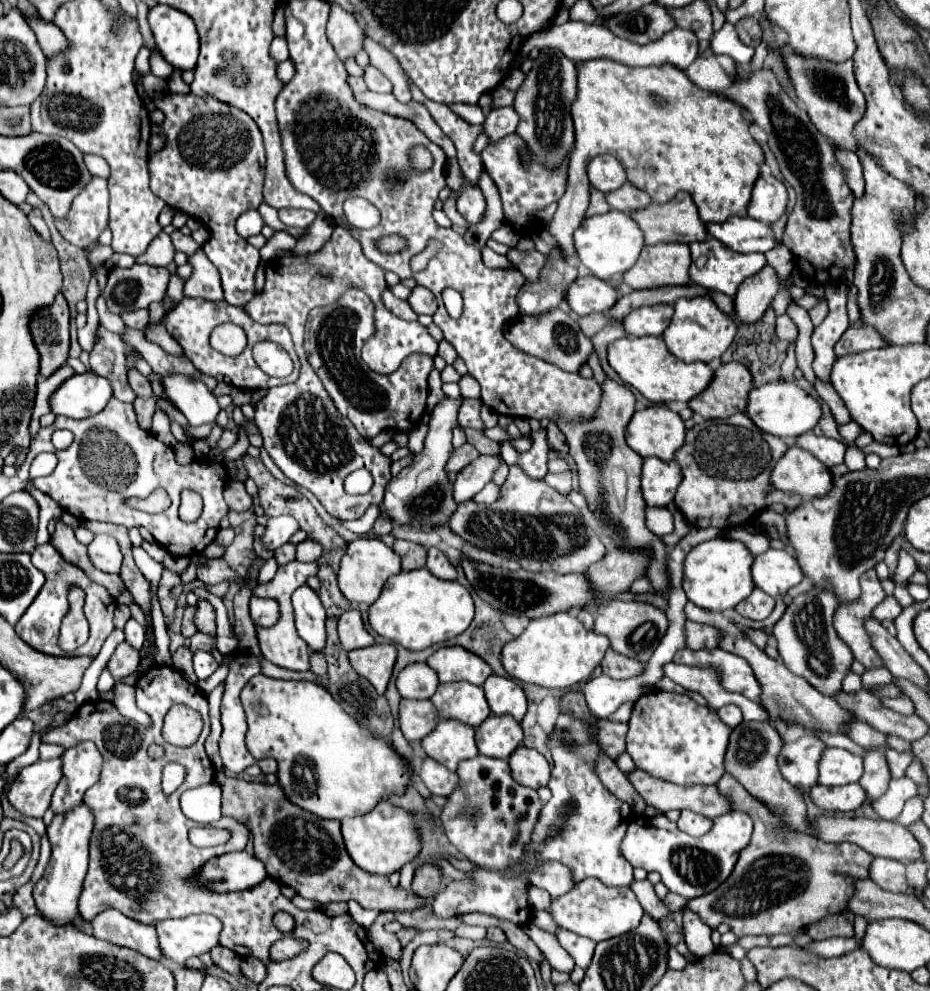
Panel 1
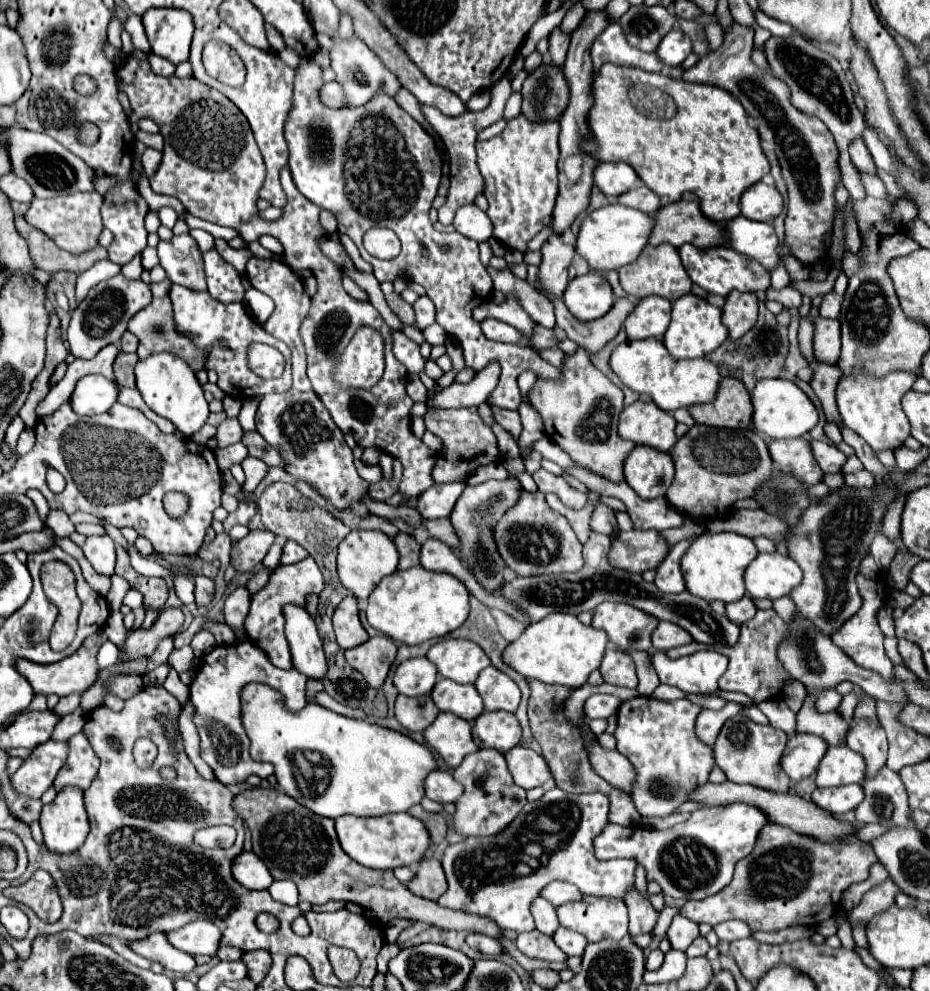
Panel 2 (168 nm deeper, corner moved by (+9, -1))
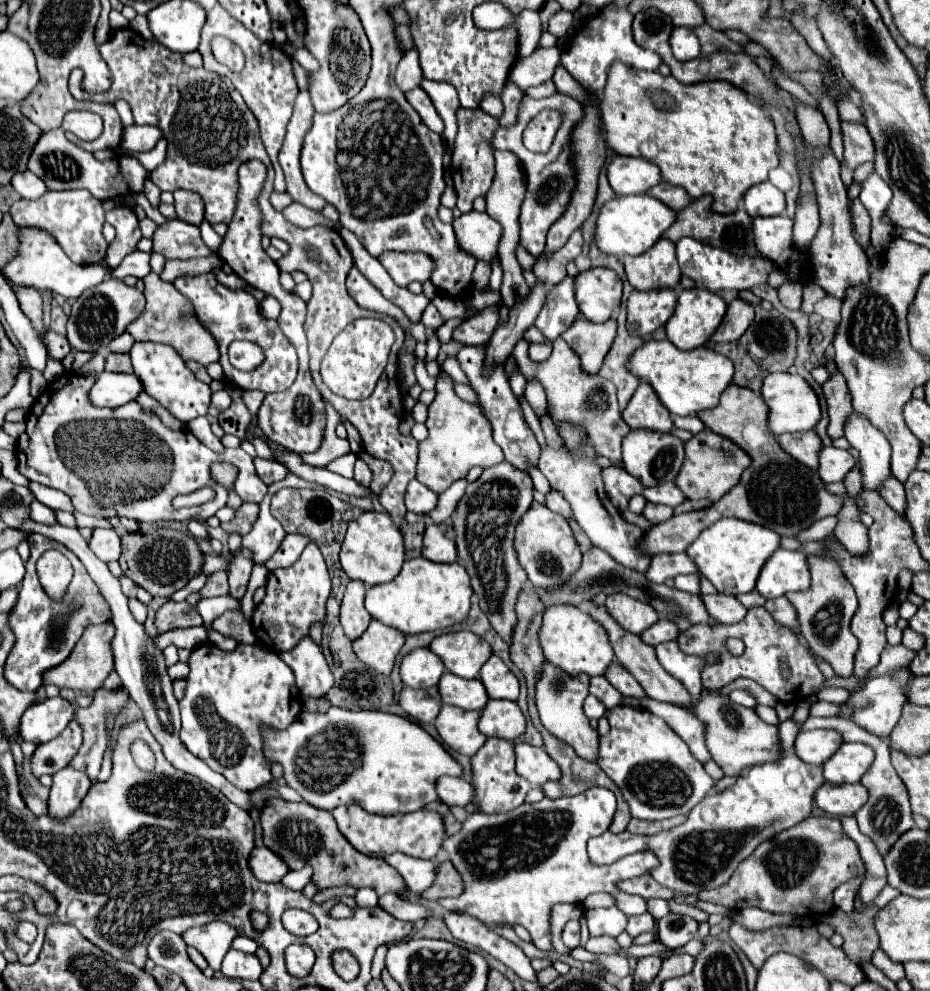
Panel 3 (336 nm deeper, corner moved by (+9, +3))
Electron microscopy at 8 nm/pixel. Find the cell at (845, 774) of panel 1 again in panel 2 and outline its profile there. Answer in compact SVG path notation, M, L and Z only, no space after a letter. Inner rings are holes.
M847 744L831 746L817 768L817 786L859 784L865 778L865 760Z

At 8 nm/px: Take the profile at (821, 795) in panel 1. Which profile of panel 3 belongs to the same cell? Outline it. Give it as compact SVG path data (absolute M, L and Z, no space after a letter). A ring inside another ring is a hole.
M821 784L815 792L817 806L831 816L853 816L867 802L863 784Z

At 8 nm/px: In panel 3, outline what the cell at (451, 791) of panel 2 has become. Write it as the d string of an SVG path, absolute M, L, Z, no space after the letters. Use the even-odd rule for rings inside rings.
M441 776L437 780L437 794L439 794L439 800L447 806L465 806L473 798L473 788L463 778Z

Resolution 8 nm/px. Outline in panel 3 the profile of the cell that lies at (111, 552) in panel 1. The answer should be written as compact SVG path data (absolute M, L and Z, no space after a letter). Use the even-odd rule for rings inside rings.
M97 528L93 530L89 548L103 562L115 562L121 556L121 540L113 528Z

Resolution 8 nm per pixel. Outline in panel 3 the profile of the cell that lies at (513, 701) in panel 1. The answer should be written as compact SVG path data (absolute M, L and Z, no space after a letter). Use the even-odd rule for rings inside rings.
M491 656L481 672L479 680L483 682L489 698L505 698L505 700L517 700L519 698L519 680L515 674L499 660L499 656Z

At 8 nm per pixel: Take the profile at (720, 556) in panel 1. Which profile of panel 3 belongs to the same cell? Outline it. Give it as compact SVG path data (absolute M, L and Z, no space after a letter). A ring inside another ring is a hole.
M723 518L705 528L695 542L689 544L687 556L695 562L701 576L705 576L721 594L745 594L755 588L761 566L779 548L779 534L753 522Z

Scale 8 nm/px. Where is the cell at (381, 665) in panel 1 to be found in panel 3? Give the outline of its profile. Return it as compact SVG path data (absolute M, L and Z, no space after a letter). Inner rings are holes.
M371 620L363 636L359 636L353 642L353 652L361 662L389 676L403 642L405 642L405 636L399 634L395 628L389 628L377 620Z

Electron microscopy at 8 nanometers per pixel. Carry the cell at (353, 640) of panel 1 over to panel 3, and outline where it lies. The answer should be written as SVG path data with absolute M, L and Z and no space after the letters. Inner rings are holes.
M351 580L347 584L347 590L345 590L345 596L341 602L339 620L341 620L341 626L349 640L357 640L367 630L367 626L371 622L371 616L363 606L365 592L367 592L367 588L363 582Z

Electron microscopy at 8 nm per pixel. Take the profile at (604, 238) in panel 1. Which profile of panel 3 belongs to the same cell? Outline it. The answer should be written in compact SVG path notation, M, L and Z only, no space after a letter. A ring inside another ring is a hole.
M647 194L617 196L603 204L603 208L597 216L593 240L603 254L639 256L643 252L647 252L673 222L675 222L675 210L667 208L665 204L661 204L659 200L655 200Z

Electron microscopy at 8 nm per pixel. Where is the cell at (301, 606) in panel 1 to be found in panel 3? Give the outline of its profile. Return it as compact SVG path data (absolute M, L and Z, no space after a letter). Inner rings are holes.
M303 636L293 650L281 652L281 658L293 670L301 694L319 698L329 692L333 674L325 662L321 646L315 644L311 636Z

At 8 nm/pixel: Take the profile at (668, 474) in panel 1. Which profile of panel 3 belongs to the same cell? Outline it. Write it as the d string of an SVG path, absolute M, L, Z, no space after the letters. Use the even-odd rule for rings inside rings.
M631 430L623 440L623 466L647 488L673 482L681 470L681 464L683 464L683 442L673 434Z

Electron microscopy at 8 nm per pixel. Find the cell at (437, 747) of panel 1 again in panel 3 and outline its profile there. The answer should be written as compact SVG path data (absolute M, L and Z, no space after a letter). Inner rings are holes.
M443 704L439 716L435 718L435 728L447 748L465 756L473 756L487 740L477 730L479 716L481 712L465 712L457 706Z

